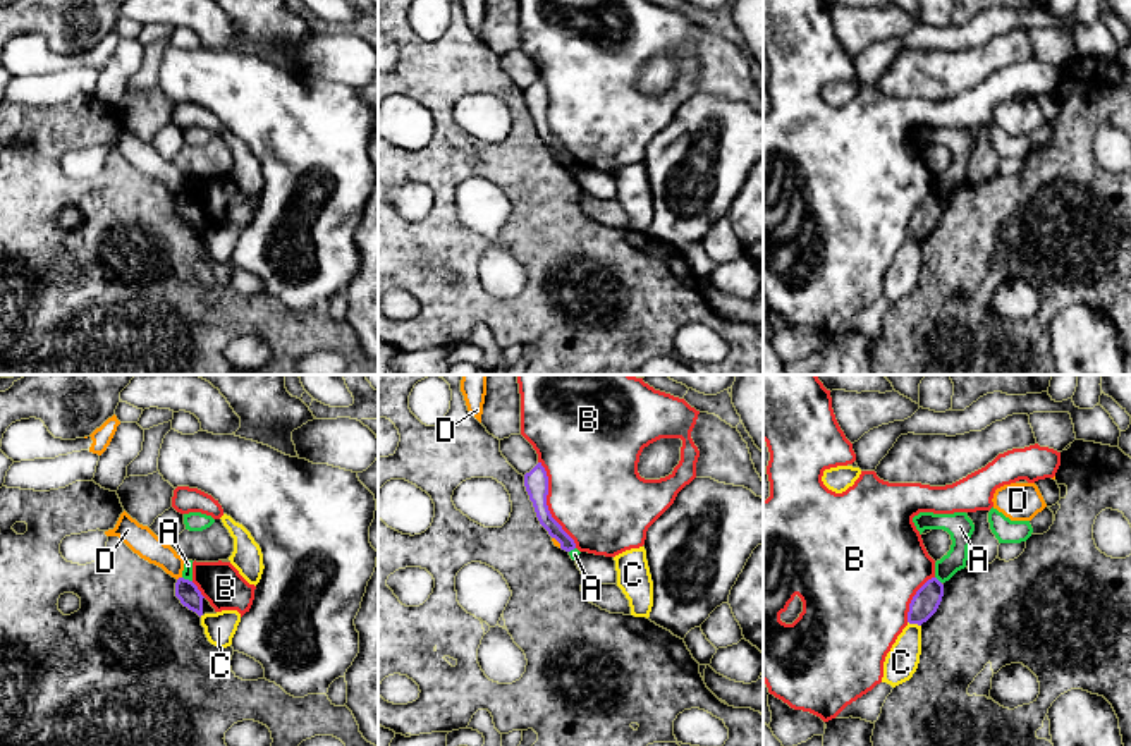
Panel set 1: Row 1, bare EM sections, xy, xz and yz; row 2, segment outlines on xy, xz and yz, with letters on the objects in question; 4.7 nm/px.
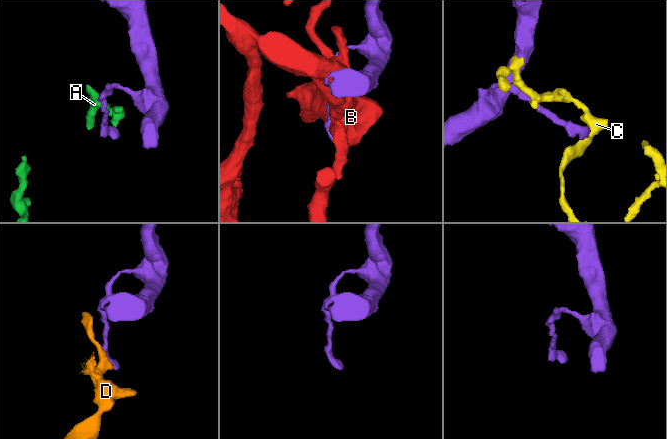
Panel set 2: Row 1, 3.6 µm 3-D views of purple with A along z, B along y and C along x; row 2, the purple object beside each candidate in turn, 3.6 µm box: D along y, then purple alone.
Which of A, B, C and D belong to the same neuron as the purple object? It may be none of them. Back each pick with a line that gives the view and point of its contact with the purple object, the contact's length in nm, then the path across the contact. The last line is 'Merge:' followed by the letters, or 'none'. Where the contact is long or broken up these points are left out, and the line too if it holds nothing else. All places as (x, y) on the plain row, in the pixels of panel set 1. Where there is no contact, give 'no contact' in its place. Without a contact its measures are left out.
Merge: none

